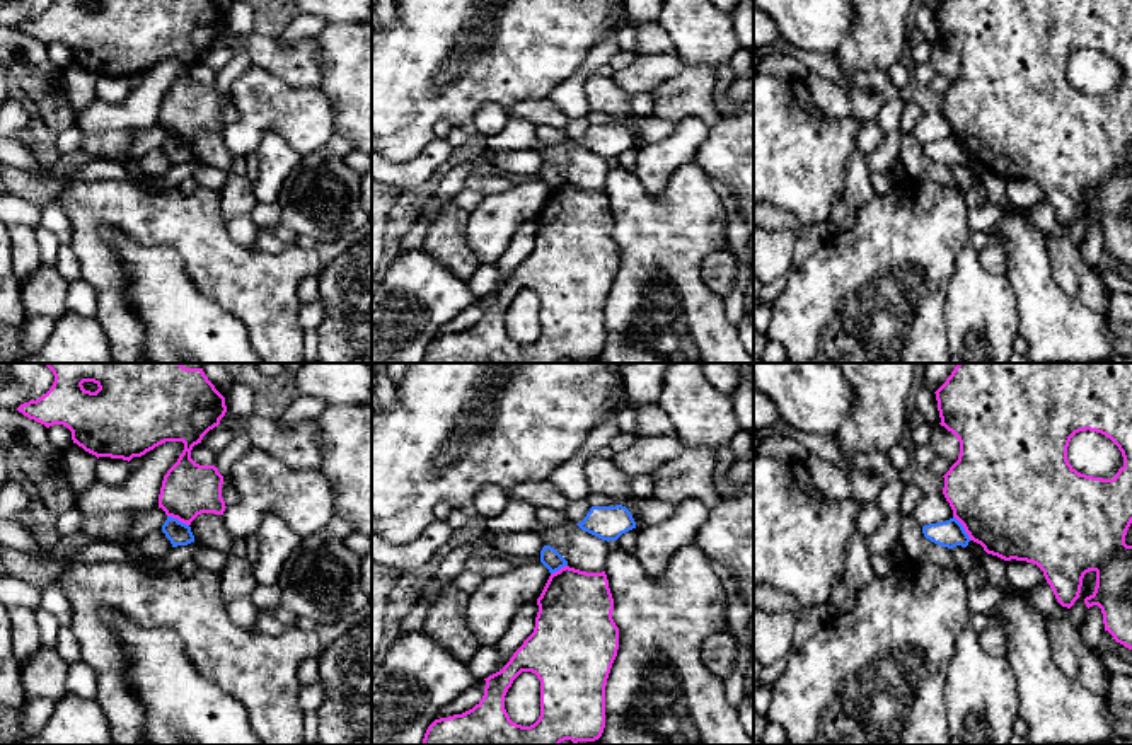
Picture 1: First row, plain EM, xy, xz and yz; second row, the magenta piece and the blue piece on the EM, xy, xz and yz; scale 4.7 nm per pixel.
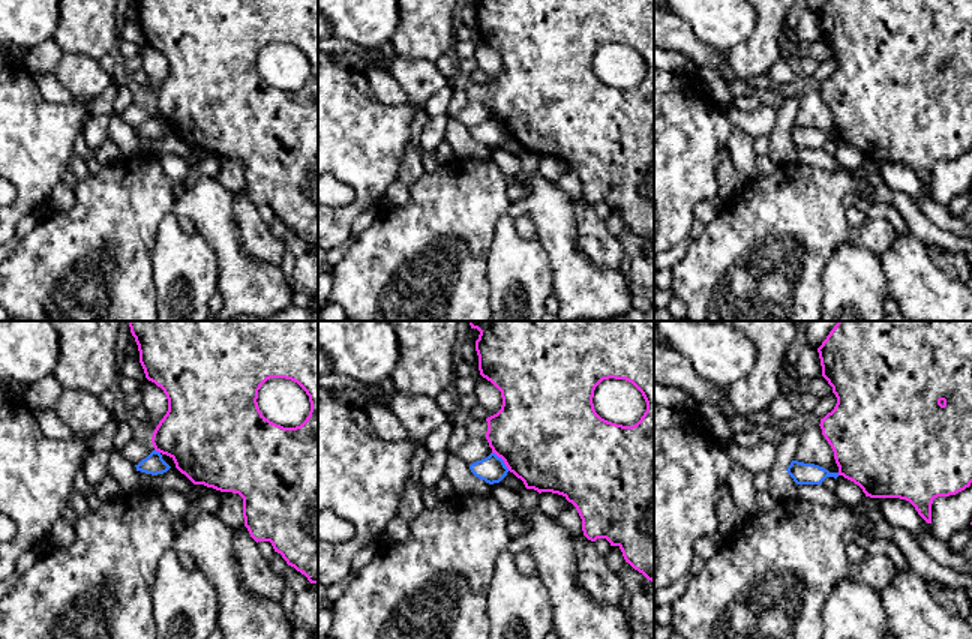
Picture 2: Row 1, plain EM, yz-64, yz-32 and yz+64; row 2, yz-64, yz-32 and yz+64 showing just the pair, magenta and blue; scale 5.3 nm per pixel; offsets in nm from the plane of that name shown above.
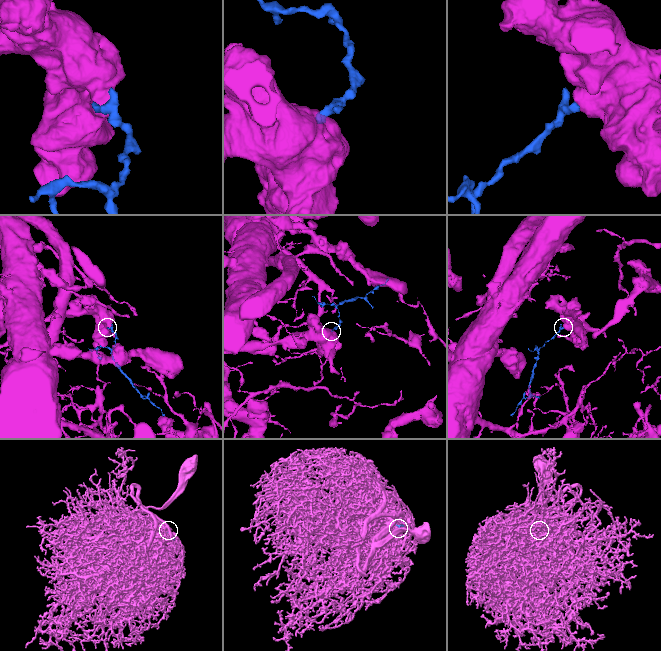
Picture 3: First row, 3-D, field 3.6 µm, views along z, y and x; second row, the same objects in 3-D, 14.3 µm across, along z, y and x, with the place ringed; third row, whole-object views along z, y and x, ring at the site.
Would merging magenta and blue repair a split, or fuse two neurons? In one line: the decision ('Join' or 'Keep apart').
Keep apart

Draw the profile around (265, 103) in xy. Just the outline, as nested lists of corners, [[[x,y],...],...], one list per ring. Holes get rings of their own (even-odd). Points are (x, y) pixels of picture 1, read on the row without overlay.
[[[251,65],[230,87],[237,118],[222,133],[232,155],[254,152],[269,131],[278,133],[302,157],[324,148],[334,135],[331,106],[321,87],[293,87],[274,73]]]

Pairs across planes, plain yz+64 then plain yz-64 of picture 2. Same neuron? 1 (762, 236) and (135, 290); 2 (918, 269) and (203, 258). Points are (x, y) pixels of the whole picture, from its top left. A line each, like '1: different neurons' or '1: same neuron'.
1: same neuron
2: different neurons

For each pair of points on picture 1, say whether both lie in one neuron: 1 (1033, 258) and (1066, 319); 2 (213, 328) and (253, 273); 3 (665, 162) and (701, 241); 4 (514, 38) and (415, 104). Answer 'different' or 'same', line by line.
1: same
2: different
3: different
4: same

